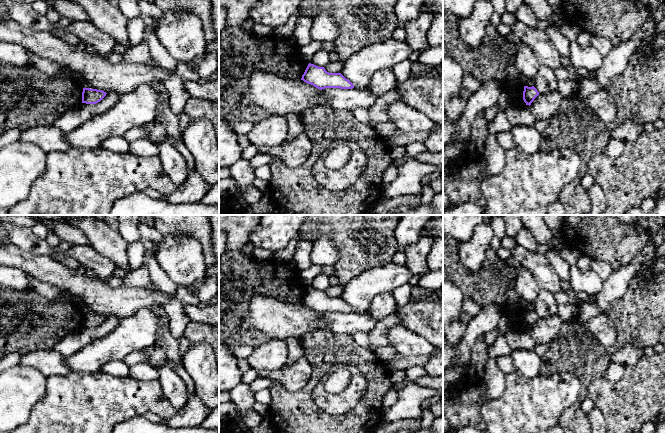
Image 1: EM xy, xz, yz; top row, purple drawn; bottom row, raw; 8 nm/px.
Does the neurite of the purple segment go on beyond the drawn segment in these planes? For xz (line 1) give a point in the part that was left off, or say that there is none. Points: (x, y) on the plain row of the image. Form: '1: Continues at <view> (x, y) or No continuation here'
1: No continuation here

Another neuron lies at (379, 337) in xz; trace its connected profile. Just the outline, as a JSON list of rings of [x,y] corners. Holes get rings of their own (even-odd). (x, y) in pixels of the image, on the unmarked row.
[[[396,313],[389,315],[386,318],[378,321],[374,330],[368,333],[369,342],[370,342],[369,344],[370,351],[374,351],[381,347],[389,346],[390,328],[400,324],[401,324],[401,320]]]

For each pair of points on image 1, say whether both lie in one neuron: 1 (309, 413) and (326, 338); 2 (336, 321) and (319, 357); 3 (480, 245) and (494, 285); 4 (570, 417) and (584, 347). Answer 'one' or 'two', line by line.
1: one
2: two
3: two
4: one

